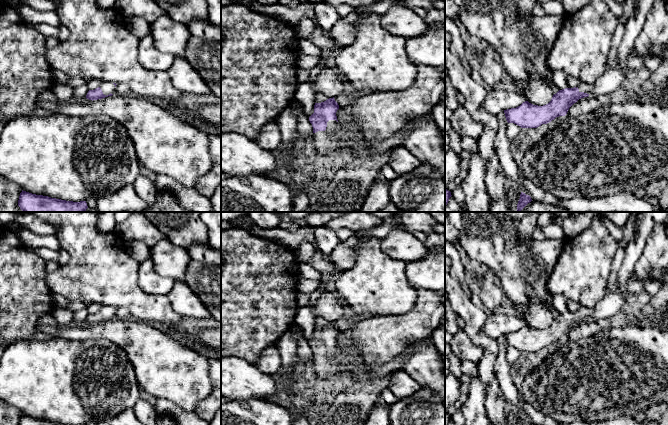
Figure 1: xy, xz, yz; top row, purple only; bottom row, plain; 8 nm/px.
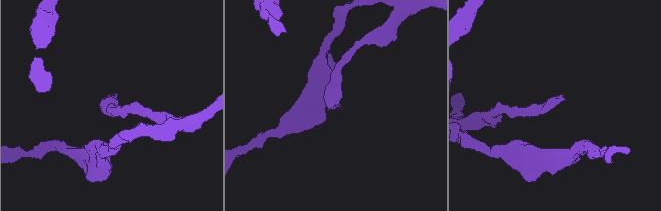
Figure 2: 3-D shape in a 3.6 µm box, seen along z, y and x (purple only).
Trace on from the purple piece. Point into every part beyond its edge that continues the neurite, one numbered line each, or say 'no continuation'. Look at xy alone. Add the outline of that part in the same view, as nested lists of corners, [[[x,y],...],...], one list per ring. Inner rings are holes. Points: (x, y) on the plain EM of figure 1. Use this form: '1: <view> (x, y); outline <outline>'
1: xy (107, 311); outline [[[103,306],[103,308],[100,310],[102,316],[104,319],[109,319],[111,318],[116,318],[116,311],[113,307],[111,306]]]

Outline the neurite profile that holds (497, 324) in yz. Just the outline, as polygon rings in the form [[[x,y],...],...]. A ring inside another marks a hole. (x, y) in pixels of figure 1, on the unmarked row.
[[[496,312],[486,317],[483,332],[487,336],[497,340],[500,336],[516,332],[525,325],[527,325],[525,318],[518,318],[516,316]]]

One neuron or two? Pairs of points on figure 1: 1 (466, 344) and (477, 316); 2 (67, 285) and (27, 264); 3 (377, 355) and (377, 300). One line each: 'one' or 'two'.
1: two
2: two
3: two

